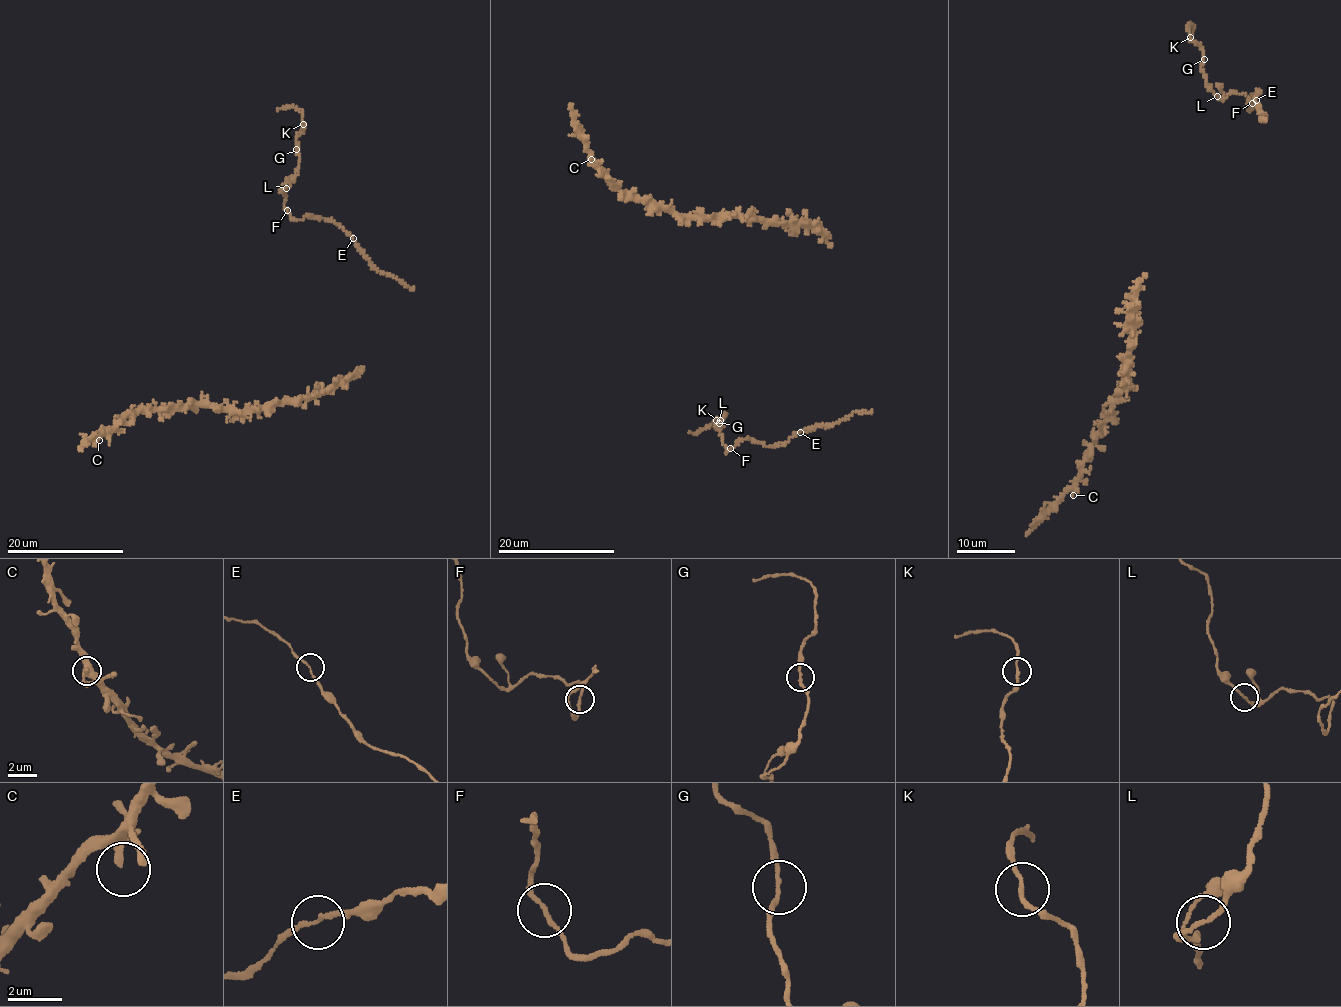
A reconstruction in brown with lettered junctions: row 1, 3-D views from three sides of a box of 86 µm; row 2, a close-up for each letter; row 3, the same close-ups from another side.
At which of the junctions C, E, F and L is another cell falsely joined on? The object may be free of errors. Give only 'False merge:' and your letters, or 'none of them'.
False merge: none of them

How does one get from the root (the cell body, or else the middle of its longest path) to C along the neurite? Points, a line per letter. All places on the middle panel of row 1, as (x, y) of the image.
C: (830, 247), (824, 236), (808, 226), (735, 217), (677, 214), (647, 206), (613, 187), (591, 159)

